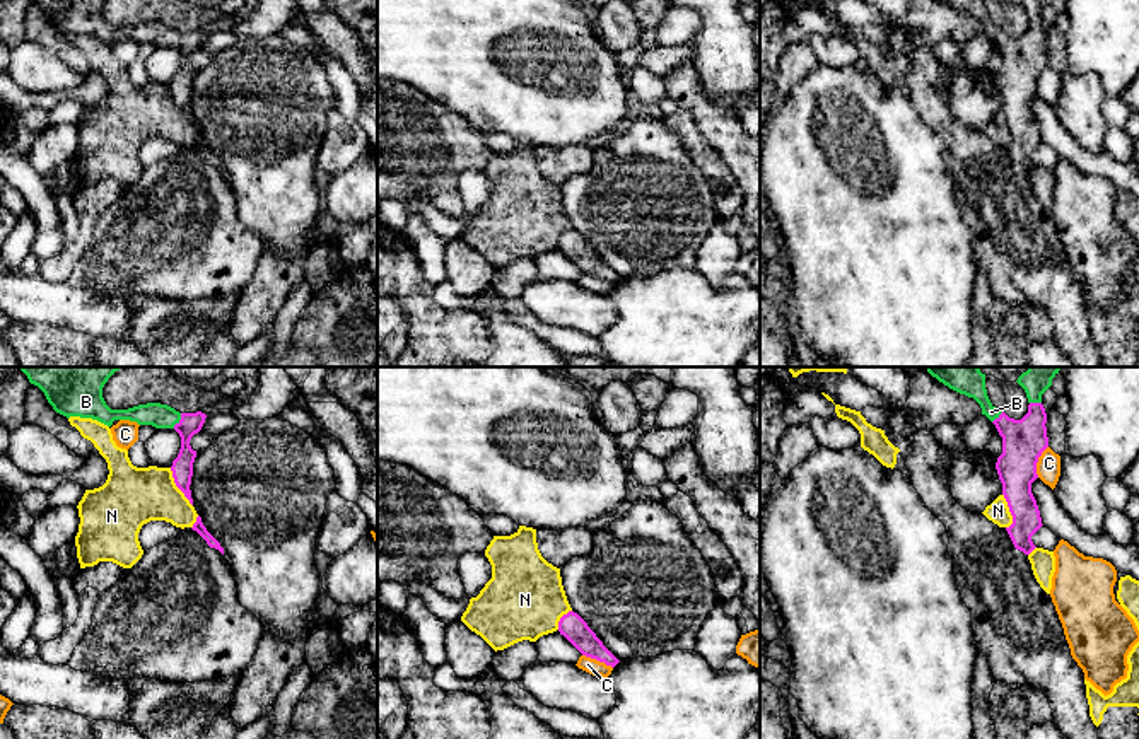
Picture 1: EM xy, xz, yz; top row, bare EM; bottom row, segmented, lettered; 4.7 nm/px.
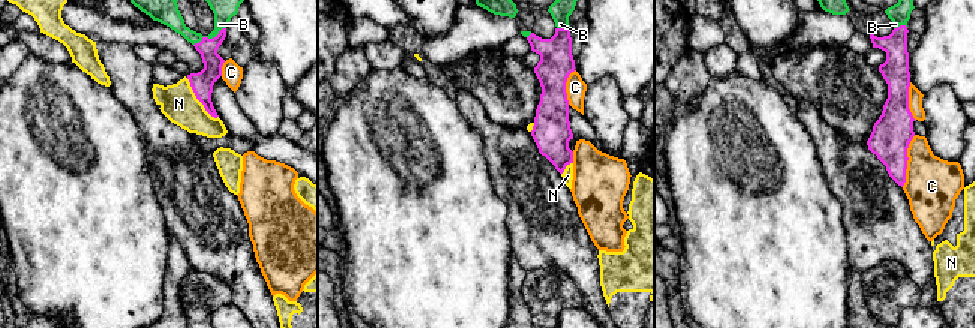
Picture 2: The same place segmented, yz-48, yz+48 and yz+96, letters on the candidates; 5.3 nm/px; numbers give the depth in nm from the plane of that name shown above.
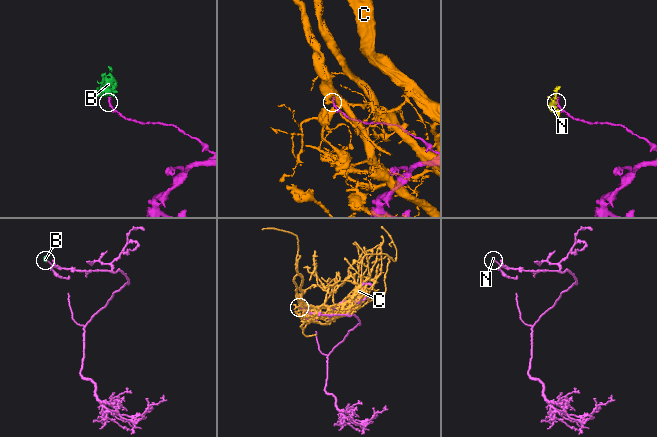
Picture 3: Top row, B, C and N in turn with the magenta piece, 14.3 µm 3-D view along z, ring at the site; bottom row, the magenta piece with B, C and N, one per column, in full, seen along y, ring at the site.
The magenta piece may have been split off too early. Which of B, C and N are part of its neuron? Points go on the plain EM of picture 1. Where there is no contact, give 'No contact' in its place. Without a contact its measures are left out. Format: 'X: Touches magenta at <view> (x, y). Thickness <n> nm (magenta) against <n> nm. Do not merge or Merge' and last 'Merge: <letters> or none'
B: Touches magenta at xy (180, 38). Thickness 110 nm (magenta) against 120 nm. Merge
C: Touches magenta at yz (1037, 79). Thickness 200 nm (magenta) against 110 nm. Do not merge
N: Touches magenta at xy (176, 103). Thickness 100 nm (magenta) against 280 nm. Do not merge
Merge: B

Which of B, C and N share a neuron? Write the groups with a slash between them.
B / C / N

